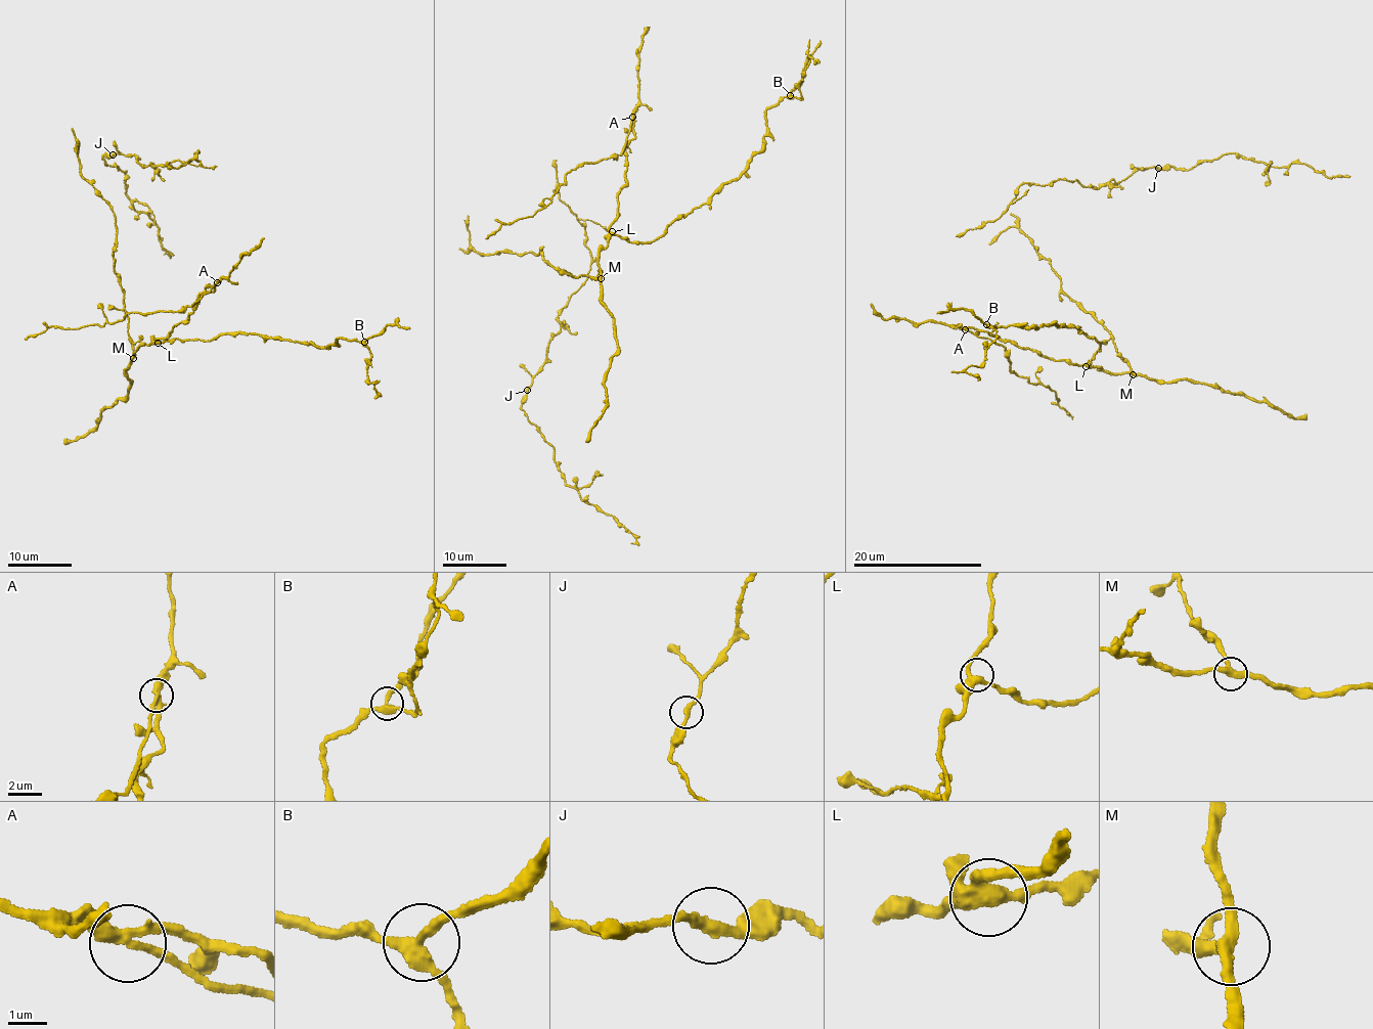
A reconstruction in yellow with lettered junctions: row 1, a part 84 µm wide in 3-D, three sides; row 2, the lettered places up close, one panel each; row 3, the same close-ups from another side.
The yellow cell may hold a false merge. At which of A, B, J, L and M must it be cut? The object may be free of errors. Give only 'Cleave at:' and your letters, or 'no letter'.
Cleave at: A

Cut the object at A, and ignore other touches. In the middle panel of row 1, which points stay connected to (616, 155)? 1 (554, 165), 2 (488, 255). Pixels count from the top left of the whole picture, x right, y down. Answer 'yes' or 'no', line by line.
1: no
2: no

